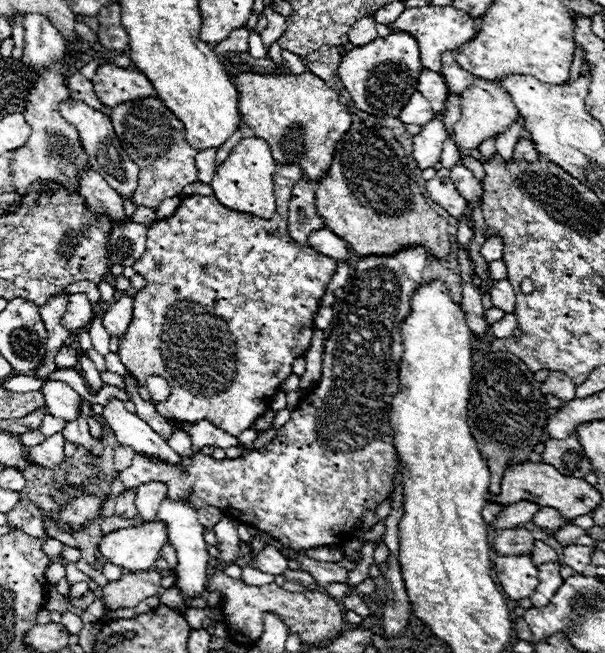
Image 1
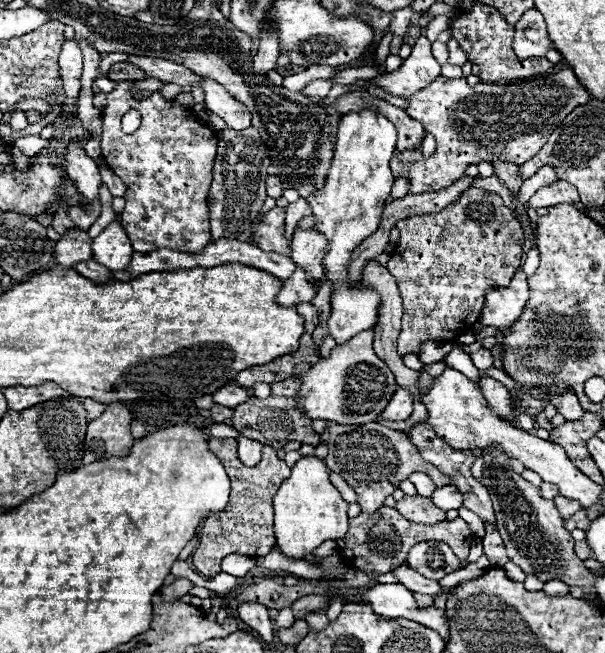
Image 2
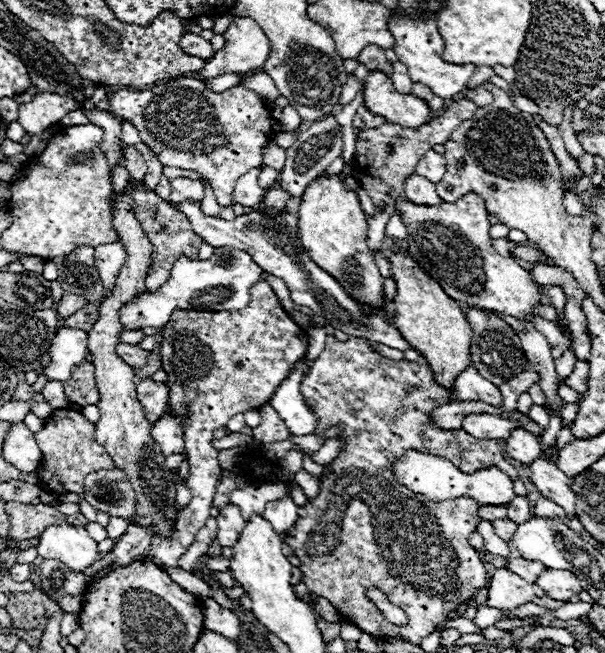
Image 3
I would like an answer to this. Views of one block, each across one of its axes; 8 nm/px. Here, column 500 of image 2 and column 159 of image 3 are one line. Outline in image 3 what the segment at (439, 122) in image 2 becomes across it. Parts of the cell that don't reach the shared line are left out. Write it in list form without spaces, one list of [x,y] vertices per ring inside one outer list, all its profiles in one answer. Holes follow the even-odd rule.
[[[172,78],[150,90],[118,90],[110,98],[110,112],[134,124],[142,142],[164,166],[204,174],[220,206],[234,204],[234,182],[262,164],[262,150],[272,132],[268,106],[254,90],[234,86],[226,92],[212,92],[204,80],[196,78]],[[212,112],[218,124],[212,124]]]

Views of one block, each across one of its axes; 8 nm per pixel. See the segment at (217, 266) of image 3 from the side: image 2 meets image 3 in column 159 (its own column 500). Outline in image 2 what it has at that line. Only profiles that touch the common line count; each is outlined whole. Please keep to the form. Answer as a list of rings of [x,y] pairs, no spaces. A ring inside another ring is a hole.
[[[518,270],[506,288],[486,294],[480,322],[484,326],[496,326],[500,330],[518,322],[528,302],[528,282],[522,270]]]

